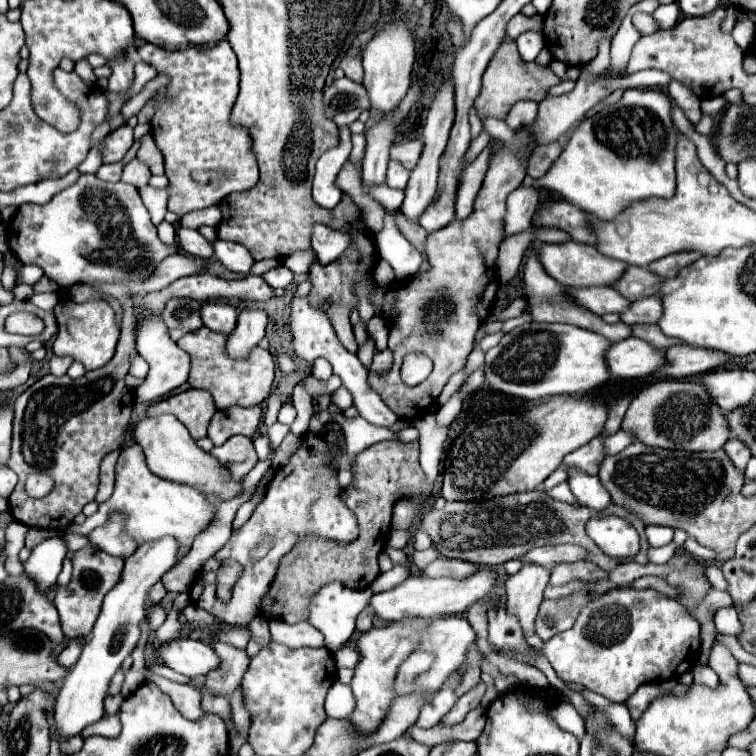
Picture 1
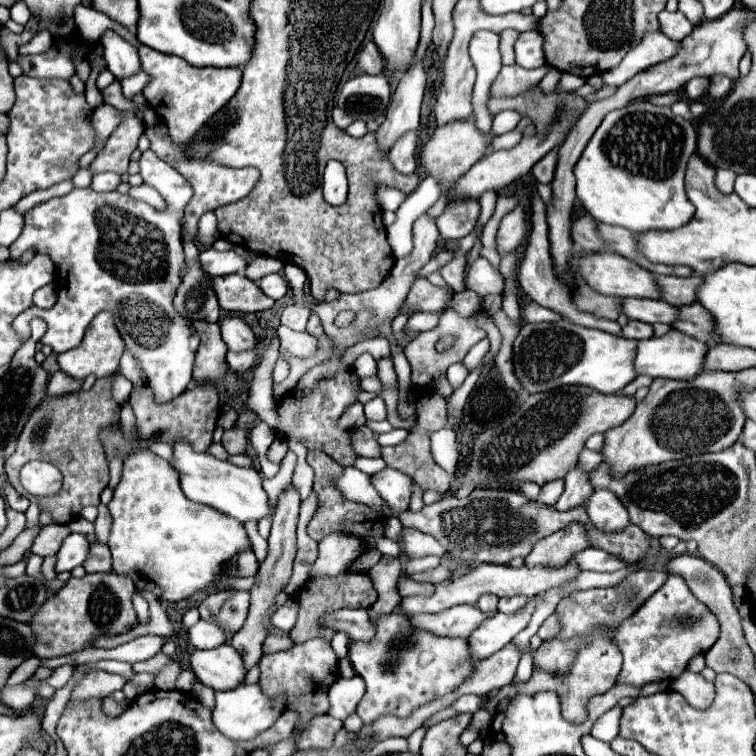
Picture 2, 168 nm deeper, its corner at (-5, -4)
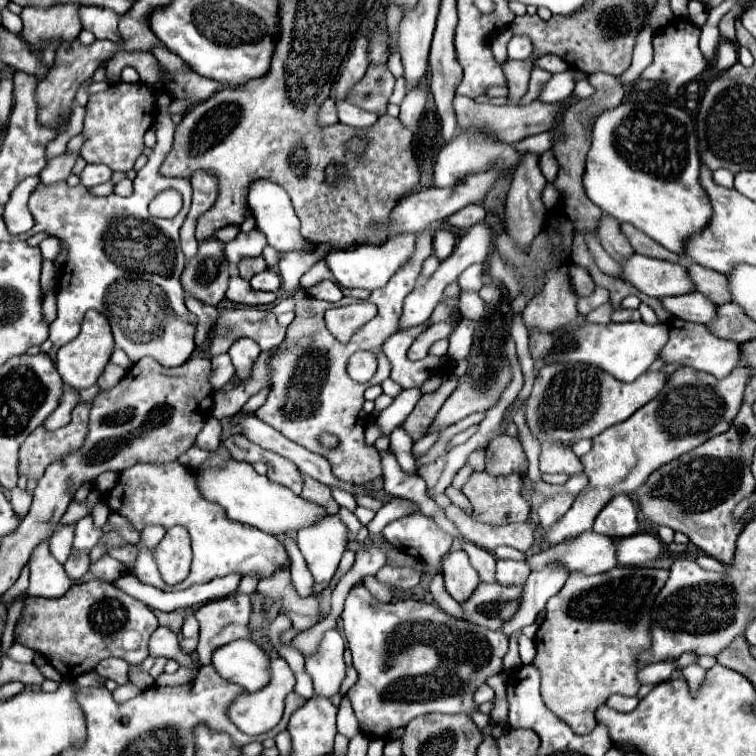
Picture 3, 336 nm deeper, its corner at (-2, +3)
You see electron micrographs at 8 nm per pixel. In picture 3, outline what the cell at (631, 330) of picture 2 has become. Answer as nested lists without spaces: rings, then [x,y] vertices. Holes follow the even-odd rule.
[[[616,310],[612,314],[612,322],[640,322],[640,312],[638,310]]]

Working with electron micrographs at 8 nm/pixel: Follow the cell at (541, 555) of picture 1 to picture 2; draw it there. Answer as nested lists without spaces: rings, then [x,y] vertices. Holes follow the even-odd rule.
[[[595,547],[579,551],[575,561],[579,563],[579,567],[589,571],[619,571],[629,567],[629,563],[621,563],[621,559],[617,559],[615,555],[609,555],[607,551],[601,551]]]

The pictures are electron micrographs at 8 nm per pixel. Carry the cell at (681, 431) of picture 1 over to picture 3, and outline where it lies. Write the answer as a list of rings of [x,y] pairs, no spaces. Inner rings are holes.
[[[736,366],[722,380],[706,372],[694,372],[692,368],[678,368],[674,374],[670,374],[664,388],[646,406],[642,406],[622,424],[608,428],[592,440],[592,450],[582,456],[584,472],[588,474],[590,482],[576,496],[572,508],[562,516],[562,520],[544,530],[544,544],[554,546],[568,536],[592,532],[594,516],[598,516],[602,504],[606,504],[610,496],[632,496],[646,482],[650,472],[682,456],[684,452],[698,448],[710,436],[726,432],[742,406],[748,380],[750,368],[746,366]]]

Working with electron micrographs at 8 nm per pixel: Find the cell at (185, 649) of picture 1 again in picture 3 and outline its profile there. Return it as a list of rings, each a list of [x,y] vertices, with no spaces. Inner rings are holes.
[[[252,640],[228,642],[212,654],[212,666],[216,672],[248,692],[256,692],[268,684],[268,656]]]

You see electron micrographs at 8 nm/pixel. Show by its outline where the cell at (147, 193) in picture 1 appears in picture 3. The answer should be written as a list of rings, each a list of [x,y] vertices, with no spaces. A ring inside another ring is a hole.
[[[206,240],[200,242],[198,254],[192,262],[186,262],[182,272],[182,288],[188,296],[218,306],[226,294],[226,284],[230,278],[230,266],[222,256],[222,242]]]

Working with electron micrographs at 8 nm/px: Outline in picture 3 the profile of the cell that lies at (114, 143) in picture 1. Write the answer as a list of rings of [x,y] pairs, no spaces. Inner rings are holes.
[[[120,82],[116,86],[110,86],[106,92],[92,94],[86,106],[86,118],[82,130],[86,142],[80,150],[80,156],[88,164],[106,164],[108,168],[122,172],[132,170],[136,158],[144,150],[142,136],[150,128],[154,116],[156,116],[156,98],[150,86],[142,82],[138,84]]]

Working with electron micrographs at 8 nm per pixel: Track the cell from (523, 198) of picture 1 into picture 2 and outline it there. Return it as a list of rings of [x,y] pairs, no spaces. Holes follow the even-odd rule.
[[[519,205],[515,207],[511,213],[507,213],[499,225],[497,231],[497,253],[505,255],[509,251],[515,251],[527,235],[527,213],[525,209]]]

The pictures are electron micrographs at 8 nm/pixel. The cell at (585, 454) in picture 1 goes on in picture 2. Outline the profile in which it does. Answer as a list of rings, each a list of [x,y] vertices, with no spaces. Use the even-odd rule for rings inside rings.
[[[579,467],[571,469],[565,477],[565,491],[559,497],[559,501],[555,503],[557,511],[569,511],[573,507],[581,507],[585,505],[585,499],[589,499],[589,495],[593,493],[593,487],[587,479],[587,473],[583,473]]]

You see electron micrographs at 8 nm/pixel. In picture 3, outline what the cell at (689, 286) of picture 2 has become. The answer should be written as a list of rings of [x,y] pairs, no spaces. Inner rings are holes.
[[[686,262],[684,266],[688,270],[688,276],[690,276],[696,292],[704,294],[714,304],[726,304],[730,300],[728,280],[724,274],[720,274],[720,280],[718,280],[718,272],[710,270],[710,268],[700,268],[694,262]],[[718,288],[720,288],[720,292],[718,292]]]

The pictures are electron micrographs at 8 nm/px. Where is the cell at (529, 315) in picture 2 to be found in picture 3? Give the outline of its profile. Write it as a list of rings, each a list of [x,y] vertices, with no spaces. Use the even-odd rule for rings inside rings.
[[[606,302],[600,308],[594,308],[592,312],[588,312],[584,318],[588,322],[594,322],[594,324],[606,324],[606,322],[610,322],[610,314],[612,312],[614,312],[614,308],[610,308],[610,304]]]

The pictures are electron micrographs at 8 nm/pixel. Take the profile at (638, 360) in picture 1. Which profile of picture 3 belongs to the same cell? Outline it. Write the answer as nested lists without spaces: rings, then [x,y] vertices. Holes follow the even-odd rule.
[[[672,318],[668,322],[668,328],[670,328],[668,342],[658,354],[658,358],[664,360],[666,364],[688,366],[688,368],[694,368],[694,370],[700,370],[700,372],[714,374],[718,378],[728,376],[732,372],[732,368],[736,368],[740,364],[738,344],[730,342],[730,340],[718,340],[714,334],[706,332],[704,324],[694,324],[694,322],[684,322],[684,320]]]

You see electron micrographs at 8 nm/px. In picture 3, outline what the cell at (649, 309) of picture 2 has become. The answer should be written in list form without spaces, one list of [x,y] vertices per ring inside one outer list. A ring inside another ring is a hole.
[[[688,292],[682,296],[666,296],[660,298],[660,302],[666,312],[670,312],[674,318],[680,320],[708,324],[710,318],[714,318],[714,304],[710,304],[710,300],[702,300],[698,292]]]

